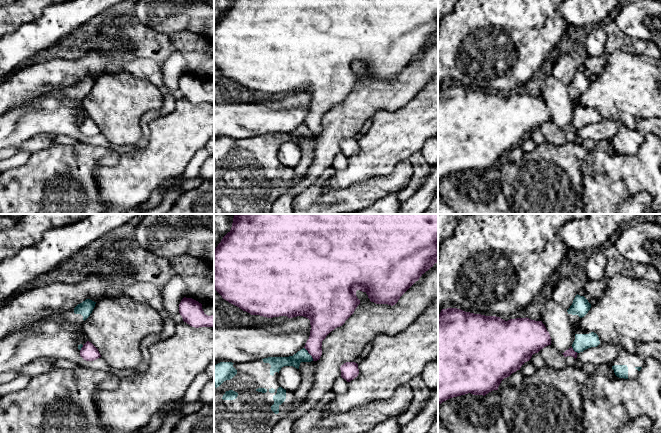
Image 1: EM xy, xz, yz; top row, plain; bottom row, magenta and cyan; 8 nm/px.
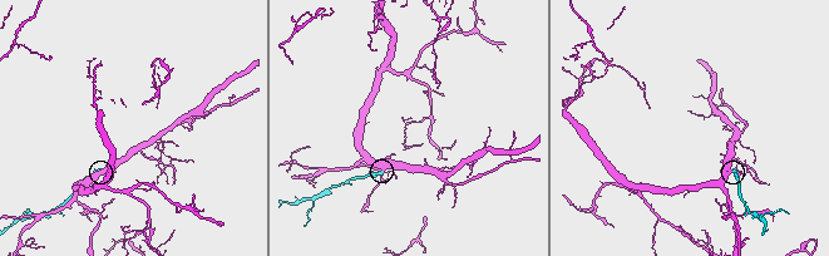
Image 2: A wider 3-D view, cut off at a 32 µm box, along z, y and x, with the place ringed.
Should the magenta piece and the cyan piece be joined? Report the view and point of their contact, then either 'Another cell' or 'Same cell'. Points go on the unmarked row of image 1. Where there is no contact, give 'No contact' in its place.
Touches magenta at xz (309, 129). Another cell

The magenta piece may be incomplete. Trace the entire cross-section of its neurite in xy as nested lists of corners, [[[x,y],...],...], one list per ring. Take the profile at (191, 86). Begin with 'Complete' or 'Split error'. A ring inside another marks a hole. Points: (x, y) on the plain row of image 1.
Complete. [[[184,73],[179,80],[179,89],[183,97],[192,103],[214,103],[214,90],[208,92],[202,80],[192,74]]]

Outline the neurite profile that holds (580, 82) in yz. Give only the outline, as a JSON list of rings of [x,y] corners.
[[[576,71],[572,81],[567,86],[568,93],[571,95],[572,101],[576,102],[580,95],[584,93],[591,84],[591,80],[584,72]]]

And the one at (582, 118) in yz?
[[[574,105],[575,116],[572,120],[572,124],[575,128],[580,129],[584,126],[597,123],[600,120],[599,113],[596,109],[590,107]]]

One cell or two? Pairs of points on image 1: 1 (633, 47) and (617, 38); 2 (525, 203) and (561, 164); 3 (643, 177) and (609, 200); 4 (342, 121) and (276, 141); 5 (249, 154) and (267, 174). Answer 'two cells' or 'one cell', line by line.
1: one cell
2: one cell
3: one cell
4: two cells
5: one cell

